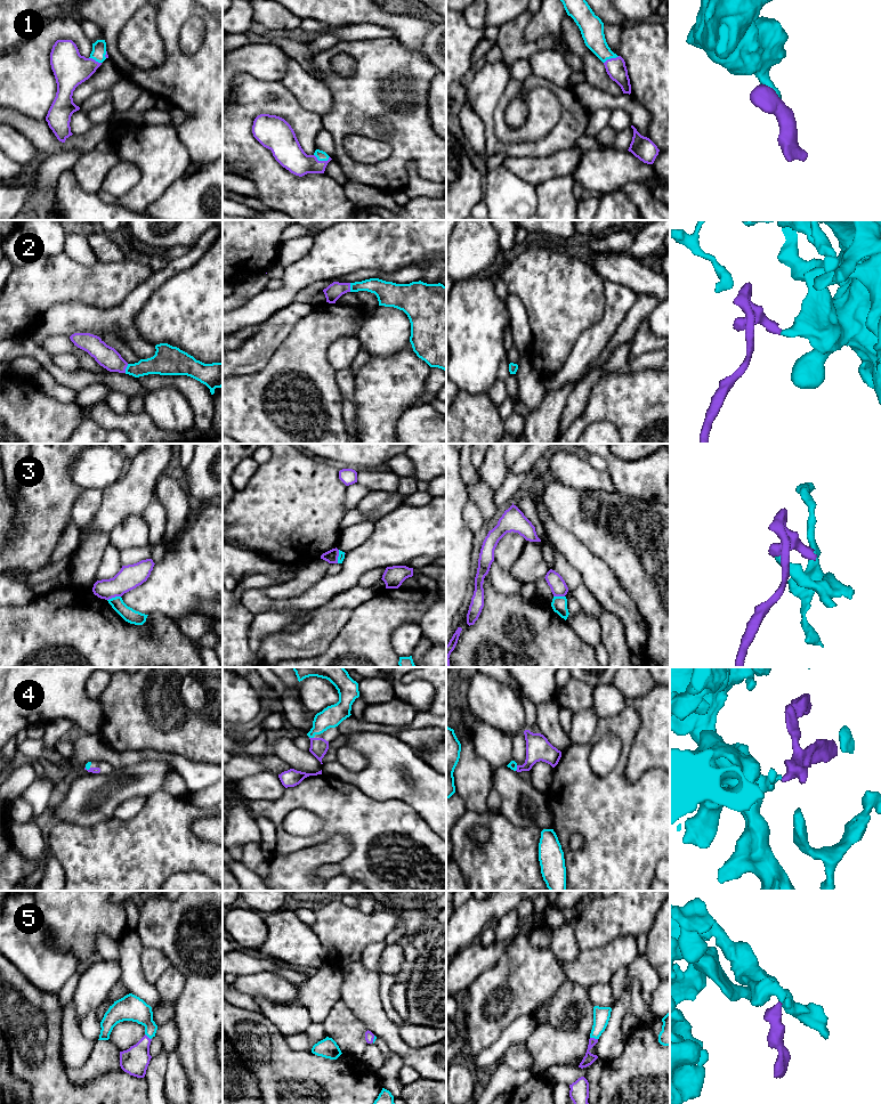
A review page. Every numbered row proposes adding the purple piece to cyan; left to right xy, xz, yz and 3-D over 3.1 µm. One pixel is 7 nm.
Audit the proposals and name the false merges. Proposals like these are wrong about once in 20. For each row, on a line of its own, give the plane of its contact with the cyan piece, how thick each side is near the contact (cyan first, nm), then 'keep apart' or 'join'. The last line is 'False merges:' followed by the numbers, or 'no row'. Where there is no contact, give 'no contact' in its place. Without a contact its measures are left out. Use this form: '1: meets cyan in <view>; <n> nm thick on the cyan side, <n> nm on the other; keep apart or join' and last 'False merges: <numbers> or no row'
1: meets cyan in xz; 70 nm thick on the cyan side, 200 nm on the other; join
2: meets cyan in xy; 150 nm thick on the cyan side, 150 nm on the other; join
3: meets cyan in xy; 100 nm thick on the cyan side, 170 nm on the other; keep apart
4: meets cyan in xz; 150 nm thick on the cyan side, 130 nm on the other; join
5: meets cyan in yz; 120 nm thick on the cyan side, 80 nm on the other; join
False merges: 3

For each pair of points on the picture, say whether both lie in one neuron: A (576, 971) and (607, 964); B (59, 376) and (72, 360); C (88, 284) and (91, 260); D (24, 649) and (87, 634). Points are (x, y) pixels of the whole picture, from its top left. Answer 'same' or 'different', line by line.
A: same
B: different
C: different
D: same

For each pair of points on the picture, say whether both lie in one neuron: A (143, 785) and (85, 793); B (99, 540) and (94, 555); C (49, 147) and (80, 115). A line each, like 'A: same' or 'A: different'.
A: same
B: same
C: different

